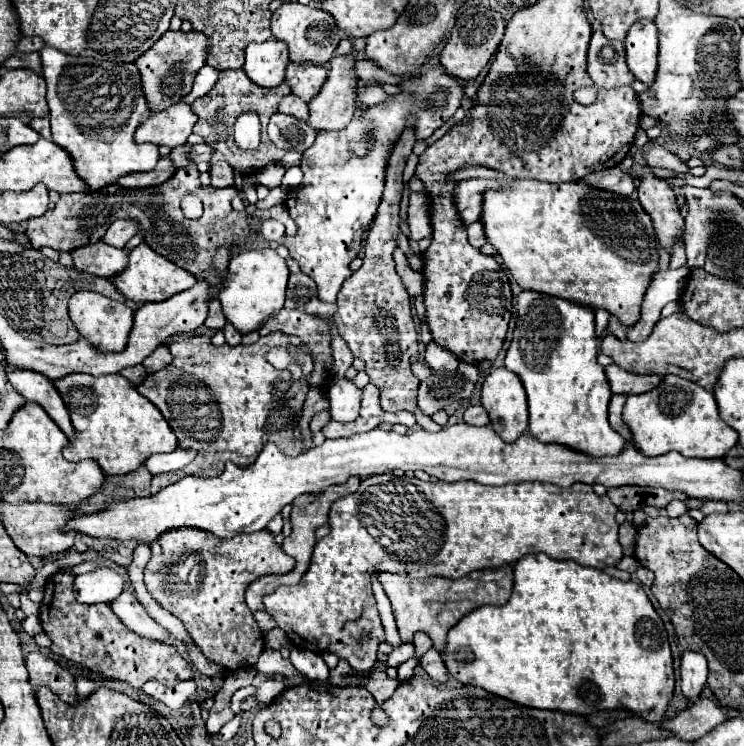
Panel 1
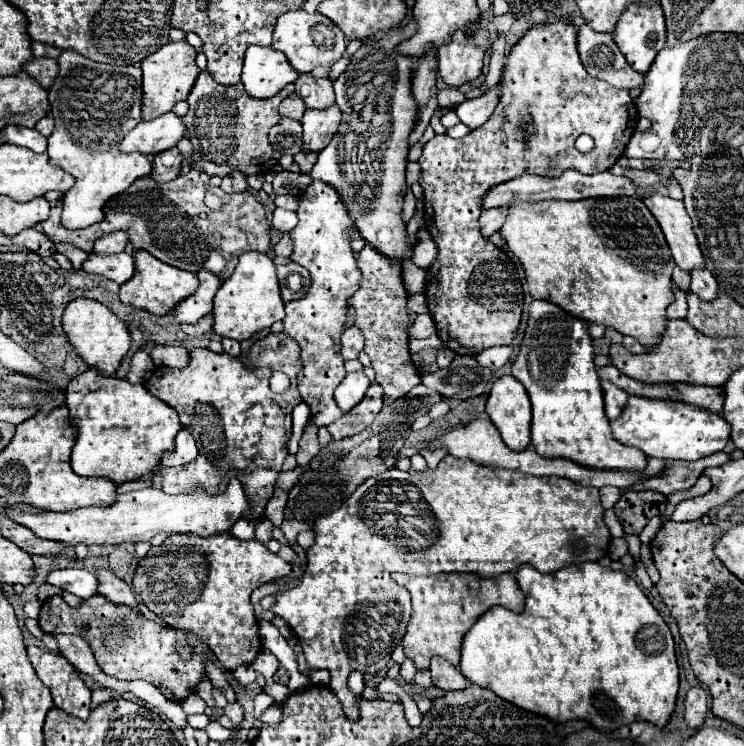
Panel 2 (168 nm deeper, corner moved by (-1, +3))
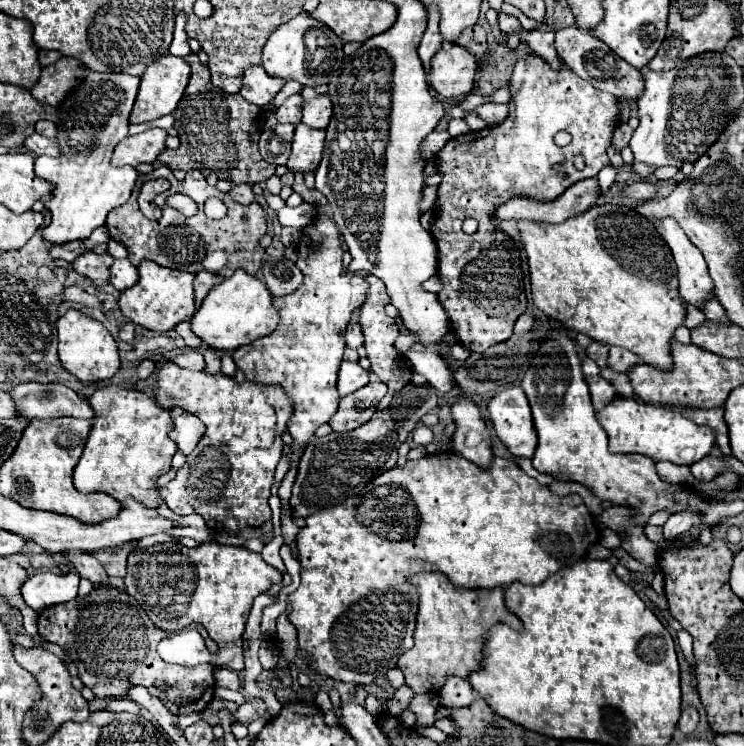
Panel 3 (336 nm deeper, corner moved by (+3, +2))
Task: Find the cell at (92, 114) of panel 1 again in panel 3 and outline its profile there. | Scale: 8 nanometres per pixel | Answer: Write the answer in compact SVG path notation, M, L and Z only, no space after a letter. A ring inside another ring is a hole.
M87 69L85 81L57 107L57 139L61 143L61 155L35 159L35 175L53 185L51 201L45 201L45 209L51 213L51 223L41 231L43 241L63 245L87 239L93 229L105 225L111 209L129 199L139 173L129 165L111 167L109 161L113 147L127 137L129 113L137 89L139 77L127 73L95 73Z

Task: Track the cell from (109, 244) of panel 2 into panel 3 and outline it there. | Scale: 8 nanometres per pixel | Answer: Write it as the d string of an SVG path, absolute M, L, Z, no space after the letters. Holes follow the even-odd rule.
M87 251L87 253L83 253L81 257L77 257L77 259L73 261L73 269L75 269L79 275L91 279L93 285L105 287L105 285L109 283L111 263L113 263L113 257L111 257L111 255L107 255L107 253L97 255L97 253L93 253L93 251Z

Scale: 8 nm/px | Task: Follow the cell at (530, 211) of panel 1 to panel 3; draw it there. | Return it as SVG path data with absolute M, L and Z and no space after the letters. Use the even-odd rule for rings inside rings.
M599 205L559 225L519 221L519 231L529 257L533 301L549 319L609 347L625 347L655 369L669 371L673 367L671 341L675 329L685 323L687 305L677 291L671 249L651 221L627 205Z

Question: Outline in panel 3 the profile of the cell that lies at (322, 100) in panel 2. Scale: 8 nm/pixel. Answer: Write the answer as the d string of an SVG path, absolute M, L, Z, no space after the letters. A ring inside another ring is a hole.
M327 95L315 97L303 105L303 123L313 129L327 129L331 119L331 101Z

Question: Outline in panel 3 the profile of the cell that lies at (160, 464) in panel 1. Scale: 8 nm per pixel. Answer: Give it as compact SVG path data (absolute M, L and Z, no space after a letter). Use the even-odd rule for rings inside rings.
M169 409L169 413L171 413L173 423L175 423L175 429L169 433L169 437L187 455L187 453L191 453L195 449L195 445L203 437L205 425L197 417L185 413L183 409Z

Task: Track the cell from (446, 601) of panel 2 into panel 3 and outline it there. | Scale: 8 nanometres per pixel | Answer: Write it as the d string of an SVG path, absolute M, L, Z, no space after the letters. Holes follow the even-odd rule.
M417 573L409 577L409 581L419 589L419 613L415 627L415 645L405 655L399 657L397 667L405 673L405 685L413 689L413 693L431 693L437 695L441 685L445 685L447 677L467 679L473 671L479 671L483 665L483 643L489 629L497 623L505 623L515 631L521 631L523 625L517 621L513 613L507 611L503 601L503 589L461 589L455 587L443 573Z

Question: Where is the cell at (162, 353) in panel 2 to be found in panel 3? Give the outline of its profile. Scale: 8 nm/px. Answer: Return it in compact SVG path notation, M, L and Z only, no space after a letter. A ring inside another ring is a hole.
M183 351L181 355L177 355L173 359L173 363L179 365L179 367L193 369L193 371L203 371L205 369L205 361L203 361L201 351Z

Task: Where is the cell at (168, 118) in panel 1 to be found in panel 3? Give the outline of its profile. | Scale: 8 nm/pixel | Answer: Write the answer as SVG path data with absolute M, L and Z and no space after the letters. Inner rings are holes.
M149 129L133 137L125 137L123 141L117 143L111 165L113 167L123 167L123 165L139 165L139 163L153 163L157 155L165 149L165 129Z

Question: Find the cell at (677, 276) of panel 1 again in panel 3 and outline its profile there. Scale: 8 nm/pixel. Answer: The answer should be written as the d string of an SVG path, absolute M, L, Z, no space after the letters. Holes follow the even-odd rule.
M611 347L609 349L607 367L613 373L629 373L629 369L633 369L639 363L641 363L641 357L637 357L635 353L629 353L627 349L621 349L621 347Z

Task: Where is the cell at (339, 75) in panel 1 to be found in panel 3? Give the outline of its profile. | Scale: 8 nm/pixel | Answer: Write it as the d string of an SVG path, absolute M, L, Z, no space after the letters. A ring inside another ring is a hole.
M299 123L295 127L293 151L289 155L287 169L291 173L313 173L321 161L323 147L325 147L325 131Z

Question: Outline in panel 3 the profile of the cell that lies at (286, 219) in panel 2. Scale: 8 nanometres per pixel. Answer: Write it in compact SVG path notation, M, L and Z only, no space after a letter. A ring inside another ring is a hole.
M301 203L299 207L283 207L279 211L279 223L295 229L303 229L315 217L317 217L317 207L309 203Z

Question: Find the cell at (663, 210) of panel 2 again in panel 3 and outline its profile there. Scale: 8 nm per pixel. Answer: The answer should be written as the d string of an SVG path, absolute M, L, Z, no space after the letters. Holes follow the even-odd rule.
M663 219L655 221L657 231L673 251L679 269L679 293L681 297L701 309L705 297L713 297L713 281L707 273L707 263L699 249L689 241L689 237L679 229L677 221Z

